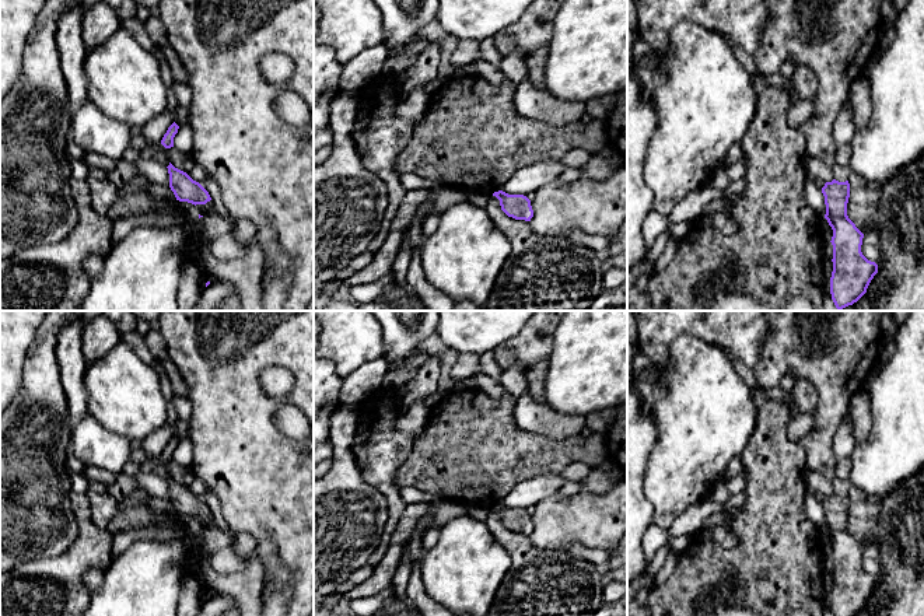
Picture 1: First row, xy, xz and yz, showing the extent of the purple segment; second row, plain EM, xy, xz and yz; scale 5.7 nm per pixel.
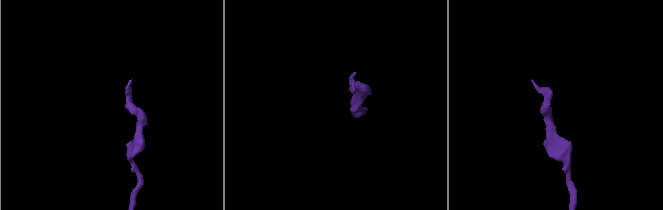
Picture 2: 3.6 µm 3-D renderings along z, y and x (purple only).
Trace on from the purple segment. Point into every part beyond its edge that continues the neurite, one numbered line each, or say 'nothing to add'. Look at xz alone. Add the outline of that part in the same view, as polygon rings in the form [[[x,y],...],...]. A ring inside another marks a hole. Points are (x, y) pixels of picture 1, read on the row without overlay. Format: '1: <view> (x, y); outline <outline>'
nothing to add

